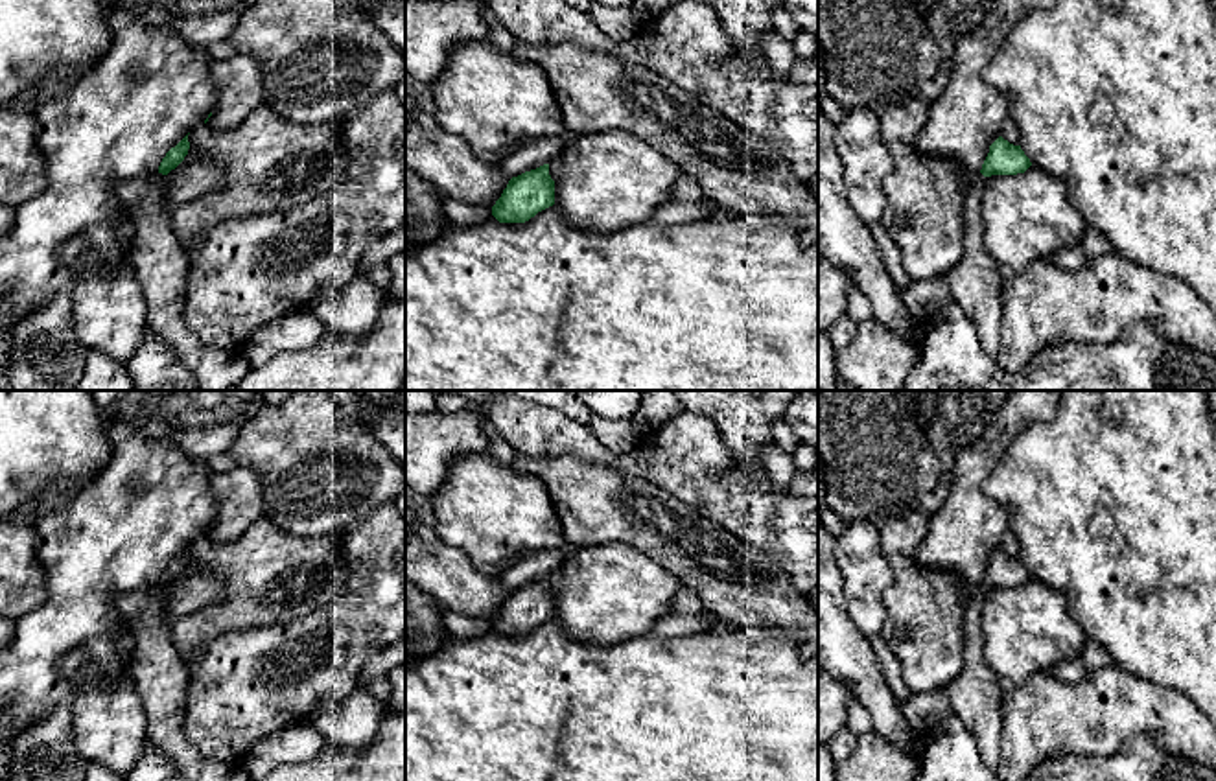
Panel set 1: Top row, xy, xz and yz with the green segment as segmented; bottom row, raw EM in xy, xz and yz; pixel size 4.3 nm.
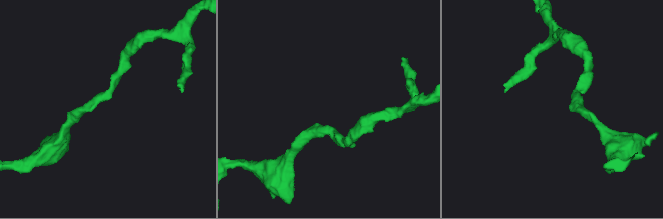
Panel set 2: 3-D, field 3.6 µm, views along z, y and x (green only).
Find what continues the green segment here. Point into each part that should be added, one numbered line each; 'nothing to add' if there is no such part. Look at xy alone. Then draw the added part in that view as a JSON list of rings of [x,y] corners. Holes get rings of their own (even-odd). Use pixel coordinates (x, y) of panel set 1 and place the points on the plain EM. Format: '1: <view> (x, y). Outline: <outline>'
nothing to add

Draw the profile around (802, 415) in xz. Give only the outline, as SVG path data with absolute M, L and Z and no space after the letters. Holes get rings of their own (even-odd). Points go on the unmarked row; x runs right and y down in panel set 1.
M796 390L783 420L800 442L818 451L818 390Z

